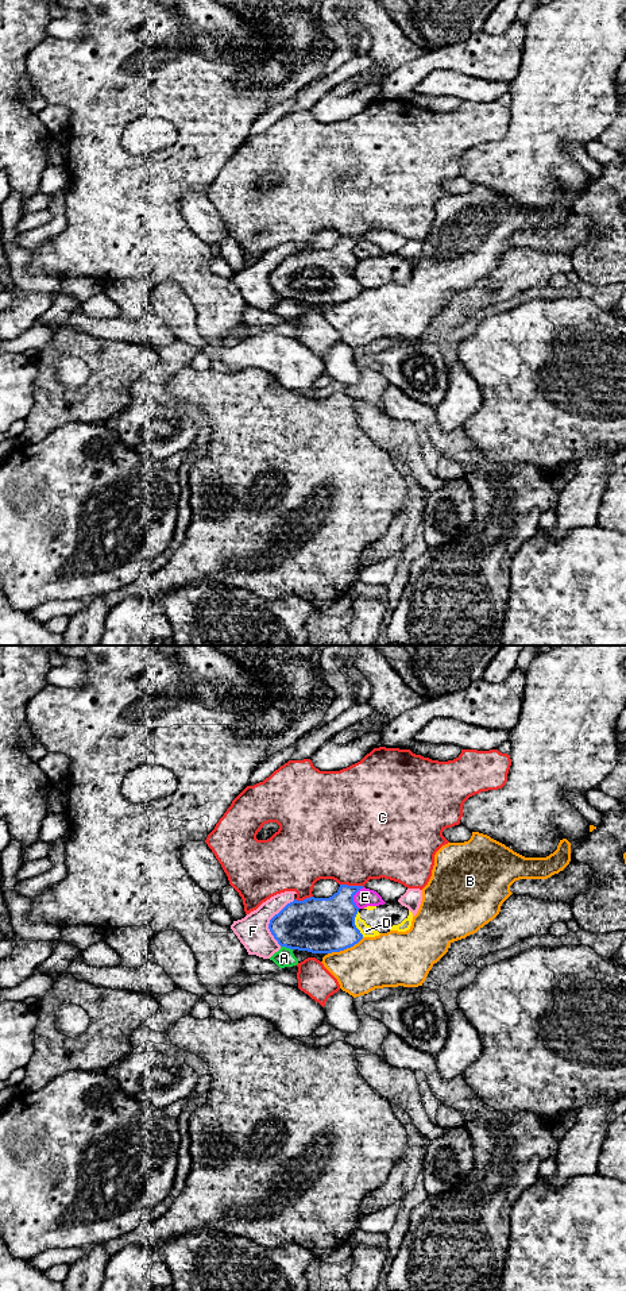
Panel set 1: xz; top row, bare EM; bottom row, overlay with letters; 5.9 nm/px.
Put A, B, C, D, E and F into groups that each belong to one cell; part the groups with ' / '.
A / B / C / D / E / F

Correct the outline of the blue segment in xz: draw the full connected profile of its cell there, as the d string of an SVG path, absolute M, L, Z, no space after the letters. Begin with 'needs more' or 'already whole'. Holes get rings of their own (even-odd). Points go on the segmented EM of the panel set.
already whole; M340 885L339 890L329 898L294 899L270 920L268 929L281 947L290 949L332 953L351 948L363 939L355 925L359 907L353 902L353 895L360 889L363 886Z

